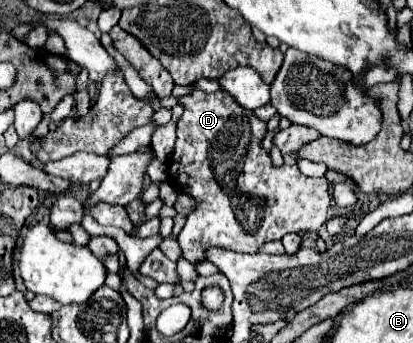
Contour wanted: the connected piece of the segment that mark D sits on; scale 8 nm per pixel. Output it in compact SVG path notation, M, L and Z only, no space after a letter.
M194 89L180 103L186 111L178 121L178 139L168 161L168 173L172 185L176 183L182 193L198 201L196 211L188 215L178 235L180 249L190 263L204 261L210 245L258 253L264 243L278 241L286 233L316 231L326 223L328 181L306 177L288 165L274 169L270 155L260 149L266 123L254 111L240 107L224 91L204 93Z

